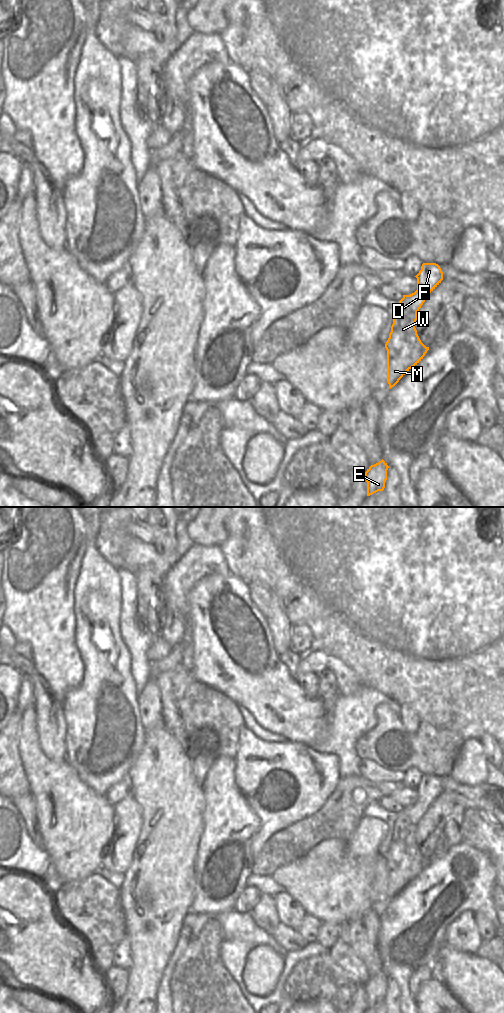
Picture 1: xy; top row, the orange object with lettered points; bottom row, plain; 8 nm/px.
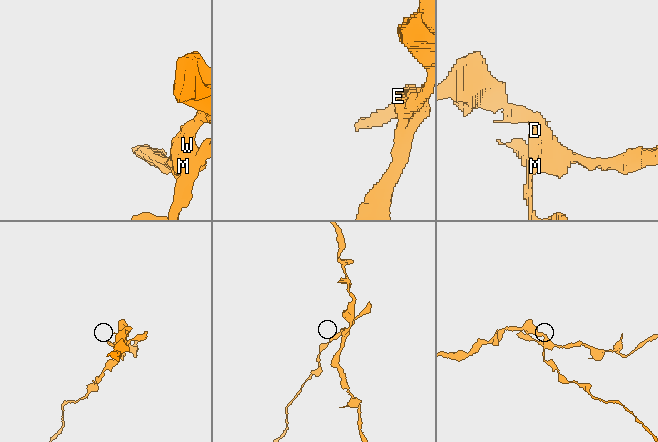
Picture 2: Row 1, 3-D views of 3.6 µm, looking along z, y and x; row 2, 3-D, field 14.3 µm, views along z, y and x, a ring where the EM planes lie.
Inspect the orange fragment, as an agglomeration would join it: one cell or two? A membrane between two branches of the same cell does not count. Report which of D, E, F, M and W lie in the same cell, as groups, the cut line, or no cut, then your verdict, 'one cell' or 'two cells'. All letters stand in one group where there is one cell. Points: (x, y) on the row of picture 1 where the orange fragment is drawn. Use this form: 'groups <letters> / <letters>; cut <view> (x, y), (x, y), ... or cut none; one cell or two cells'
groups D F M W / E; cut xy (398, 380), (396, 382); two cells

